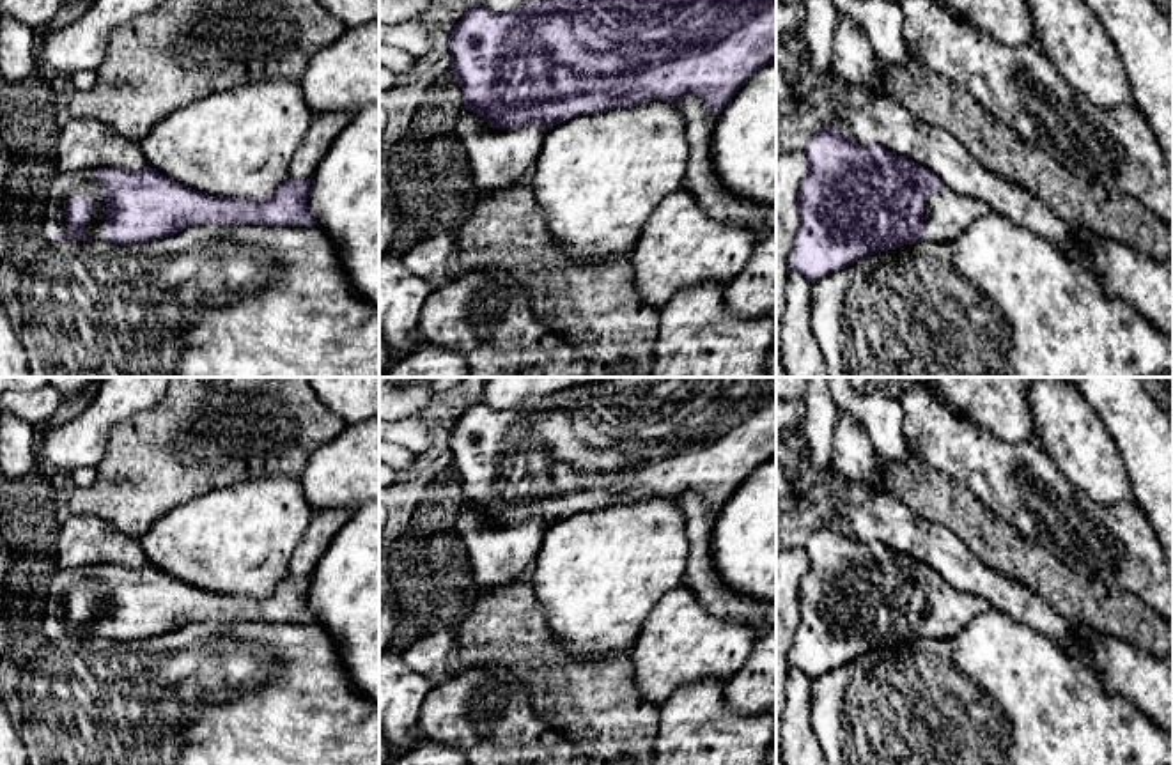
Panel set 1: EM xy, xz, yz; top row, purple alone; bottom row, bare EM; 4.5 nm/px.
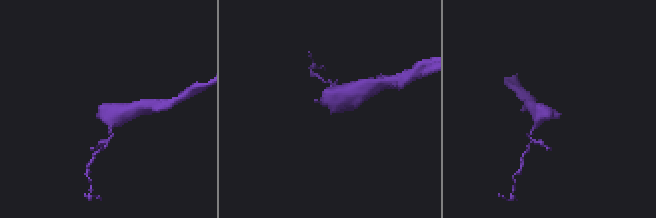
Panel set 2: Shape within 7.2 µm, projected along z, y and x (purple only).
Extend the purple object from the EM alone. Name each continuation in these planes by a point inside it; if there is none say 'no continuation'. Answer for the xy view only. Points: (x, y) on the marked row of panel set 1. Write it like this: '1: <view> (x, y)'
1: xy (84, 183)

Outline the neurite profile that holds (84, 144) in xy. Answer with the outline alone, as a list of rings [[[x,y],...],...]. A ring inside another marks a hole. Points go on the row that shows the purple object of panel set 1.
[[[71,119],[62,126],[57,149],[62,172],[97,168],[140,172],[149,166],[140,143],[94,119]]]

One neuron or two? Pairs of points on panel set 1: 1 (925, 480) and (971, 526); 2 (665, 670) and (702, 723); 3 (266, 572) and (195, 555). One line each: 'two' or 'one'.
1: one
2: two
3: one

